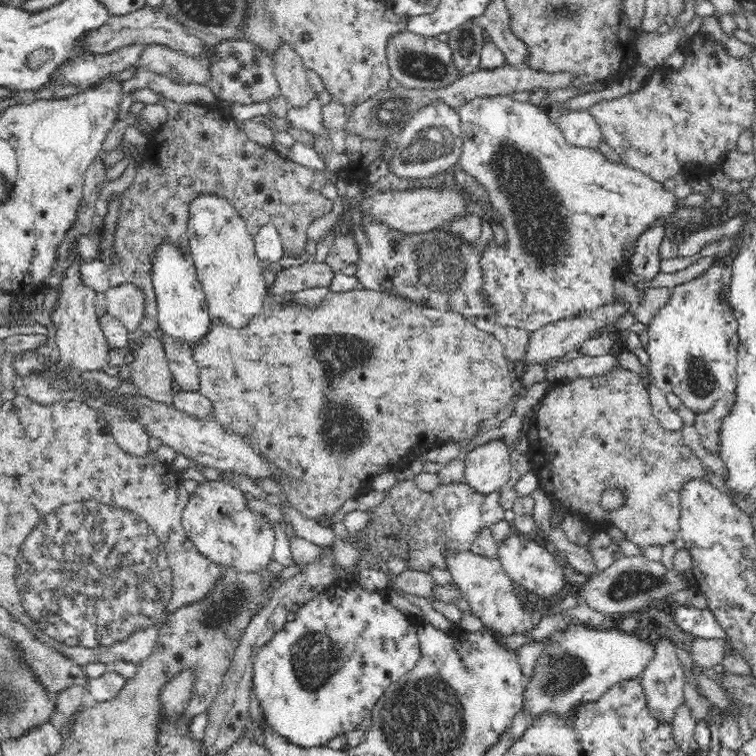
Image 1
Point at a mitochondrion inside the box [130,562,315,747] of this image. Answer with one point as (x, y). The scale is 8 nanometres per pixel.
(217, 614)

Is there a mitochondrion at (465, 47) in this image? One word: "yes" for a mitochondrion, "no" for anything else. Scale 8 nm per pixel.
yes

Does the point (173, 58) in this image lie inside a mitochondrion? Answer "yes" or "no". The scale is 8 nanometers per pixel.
no

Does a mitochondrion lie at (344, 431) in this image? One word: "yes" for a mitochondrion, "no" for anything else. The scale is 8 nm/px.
yes

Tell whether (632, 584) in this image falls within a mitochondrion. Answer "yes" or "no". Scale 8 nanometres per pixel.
yes

